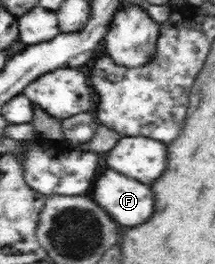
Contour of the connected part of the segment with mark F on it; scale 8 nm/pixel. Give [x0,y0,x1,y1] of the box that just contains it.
[92,171,154,225]

